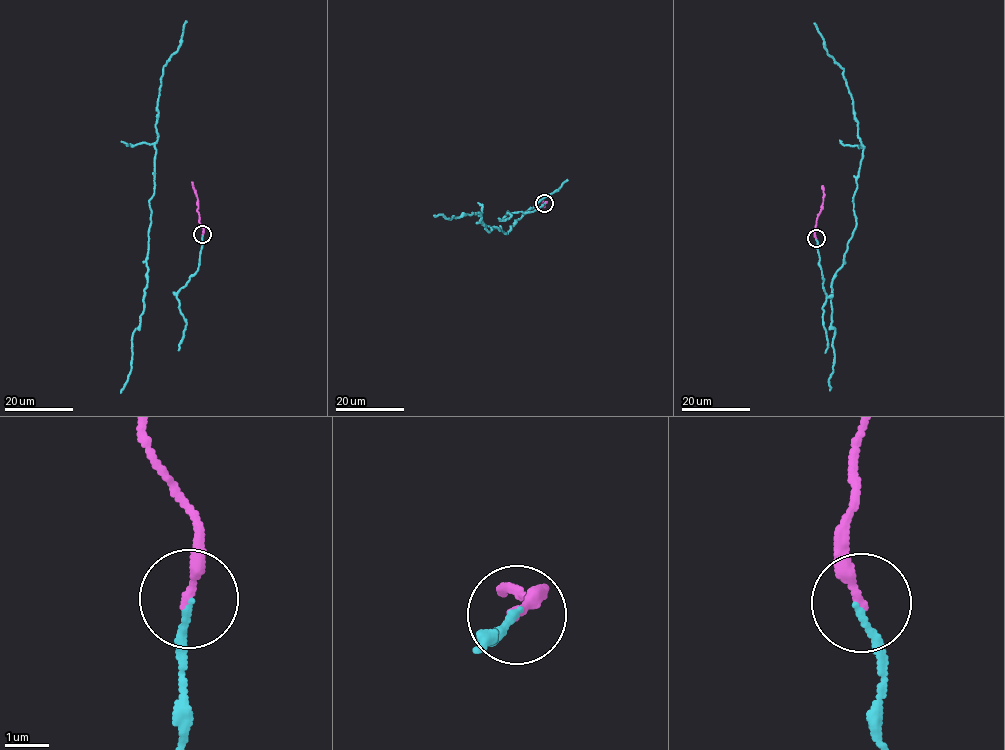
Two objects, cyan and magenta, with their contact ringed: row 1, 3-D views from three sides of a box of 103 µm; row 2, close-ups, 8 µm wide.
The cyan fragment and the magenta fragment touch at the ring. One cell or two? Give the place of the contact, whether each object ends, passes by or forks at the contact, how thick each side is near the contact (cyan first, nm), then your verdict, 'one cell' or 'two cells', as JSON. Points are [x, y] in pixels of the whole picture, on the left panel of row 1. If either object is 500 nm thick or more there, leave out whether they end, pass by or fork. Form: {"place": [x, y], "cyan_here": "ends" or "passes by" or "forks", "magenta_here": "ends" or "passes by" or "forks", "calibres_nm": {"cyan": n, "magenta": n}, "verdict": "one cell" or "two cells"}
{"place": [202, 234], "cyan_here": "ends", "magenta_here": "ends", "calibres_nm": {"cyan": 160, "magenta": 240}, "verdict": "one cell"}

